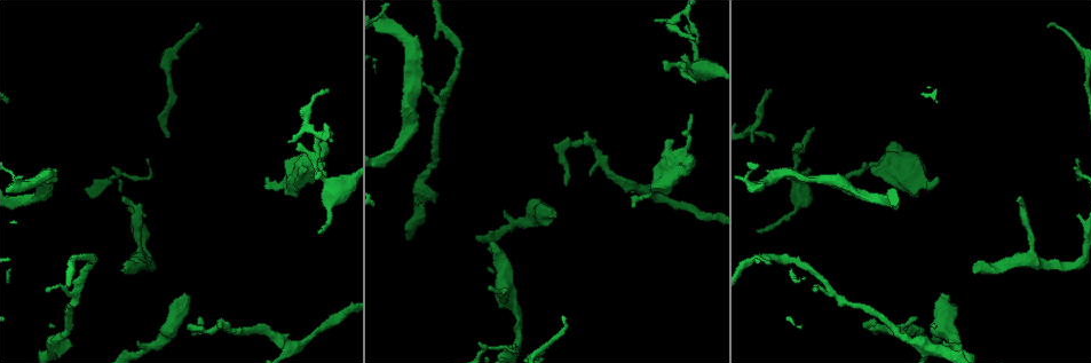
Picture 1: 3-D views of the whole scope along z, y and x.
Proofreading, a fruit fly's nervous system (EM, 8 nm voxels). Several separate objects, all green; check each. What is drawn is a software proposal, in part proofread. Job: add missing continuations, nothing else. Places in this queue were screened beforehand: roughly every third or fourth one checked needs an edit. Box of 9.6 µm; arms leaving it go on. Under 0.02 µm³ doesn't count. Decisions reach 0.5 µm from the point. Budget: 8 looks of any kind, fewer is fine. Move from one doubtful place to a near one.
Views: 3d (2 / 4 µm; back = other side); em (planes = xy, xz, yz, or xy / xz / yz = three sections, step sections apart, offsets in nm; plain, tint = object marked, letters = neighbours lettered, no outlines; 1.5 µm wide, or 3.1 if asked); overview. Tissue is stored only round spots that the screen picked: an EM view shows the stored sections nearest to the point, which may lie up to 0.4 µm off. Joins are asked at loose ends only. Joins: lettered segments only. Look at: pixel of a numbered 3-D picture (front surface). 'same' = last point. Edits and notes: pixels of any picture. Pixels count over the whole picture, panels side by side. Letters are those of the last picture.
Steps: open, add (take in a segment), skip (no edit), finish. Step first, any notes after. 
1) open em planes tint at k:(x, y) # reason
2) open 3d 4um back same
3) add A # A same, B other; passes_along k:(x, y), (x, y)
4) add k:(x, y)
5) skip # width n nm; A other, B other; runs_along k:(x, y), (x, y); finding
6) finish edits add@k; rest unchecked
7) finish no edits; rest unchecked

open 3d 4um at 1:(265, 179) # tapers out

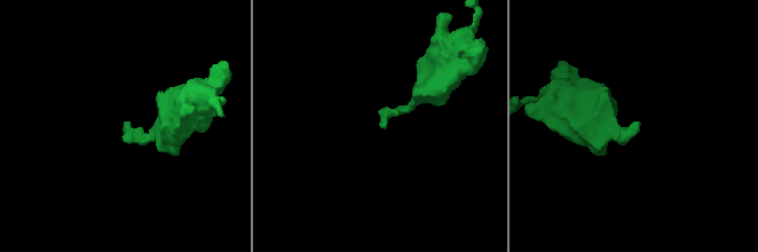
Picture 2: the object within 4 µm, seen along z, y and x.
open em planes letters at 2:(637, 122)

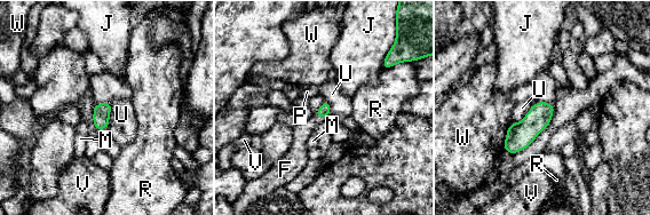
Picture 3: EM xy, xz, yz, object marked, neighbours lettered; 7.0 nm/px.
add F # F same, J other, M other, P other, R other, U other, V other, W other; passes_along 3:(325, 109), (319, 116), (301, 132); it goes on there

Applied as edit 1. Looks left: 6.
open overview

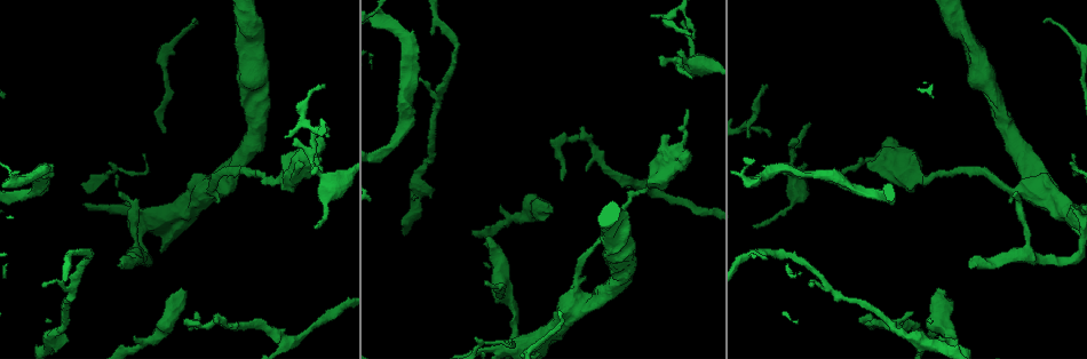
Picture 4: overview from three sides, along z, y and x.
open em planes letters at 4:(1045, 20) # tapers out

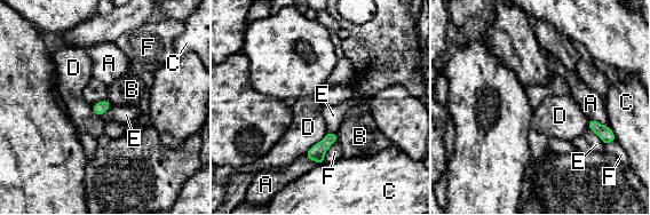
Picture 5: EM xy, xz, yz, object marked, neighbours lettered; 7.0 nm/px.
skip # A other, B other, C other, D other, E other, F other; border 5:(589, 128), (604, 144); no lettered segment goes on from it

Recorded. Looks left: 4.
open em planes tint at 4:(682, 19) # branch stops here

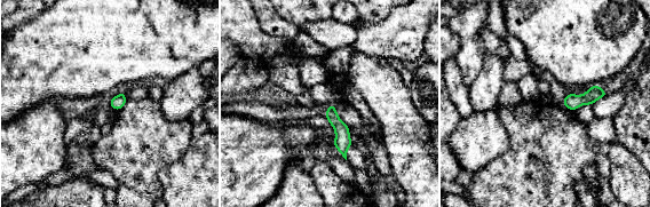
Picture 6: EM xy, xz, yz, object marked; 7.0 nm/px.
open em planes letters same # see the neighbours

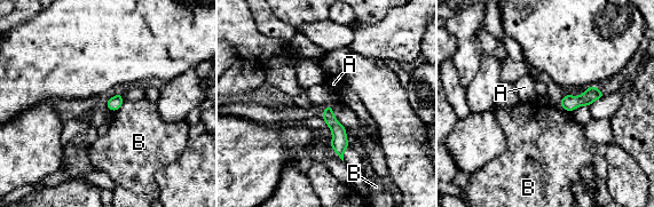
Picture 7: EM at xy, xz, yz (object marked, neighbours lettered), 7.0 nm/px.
skip # A other, B other; border 7:(345, 128), (345, 135), (349, 145); none of them fits

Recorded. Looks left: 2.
finish edits add@3; rest unchecked

